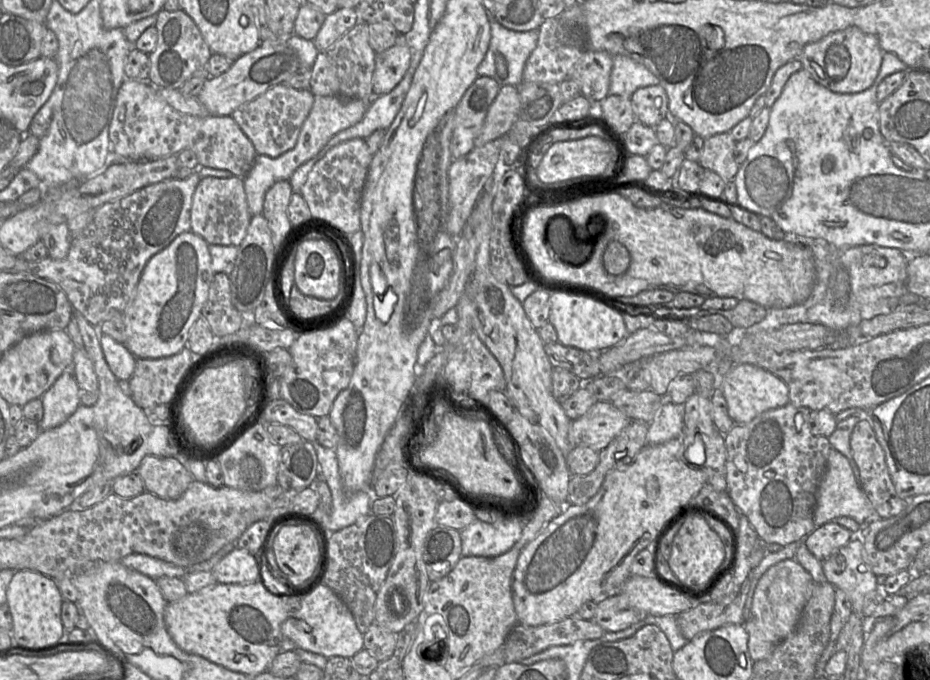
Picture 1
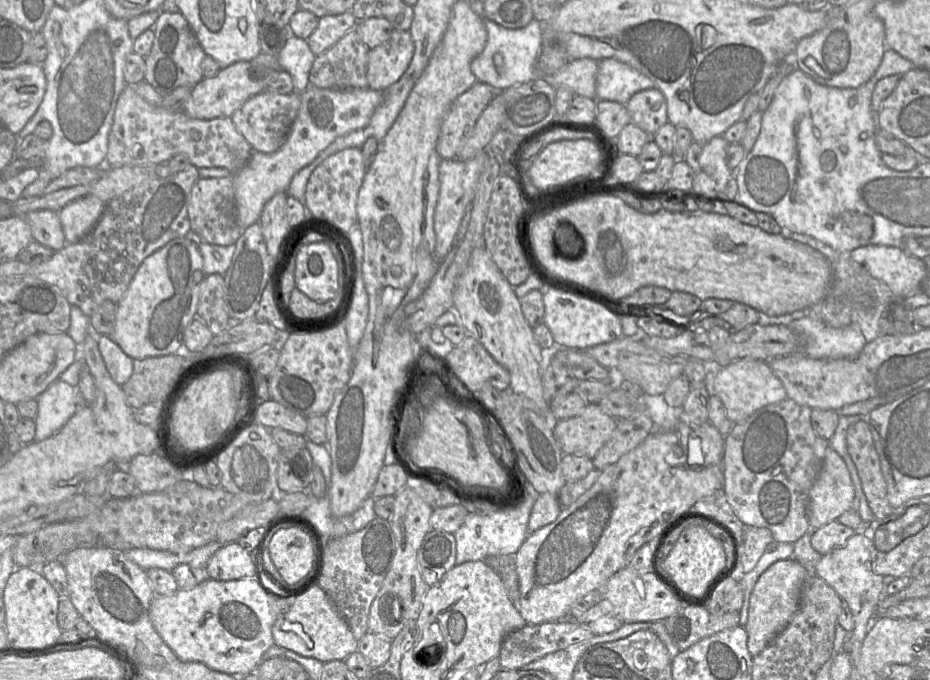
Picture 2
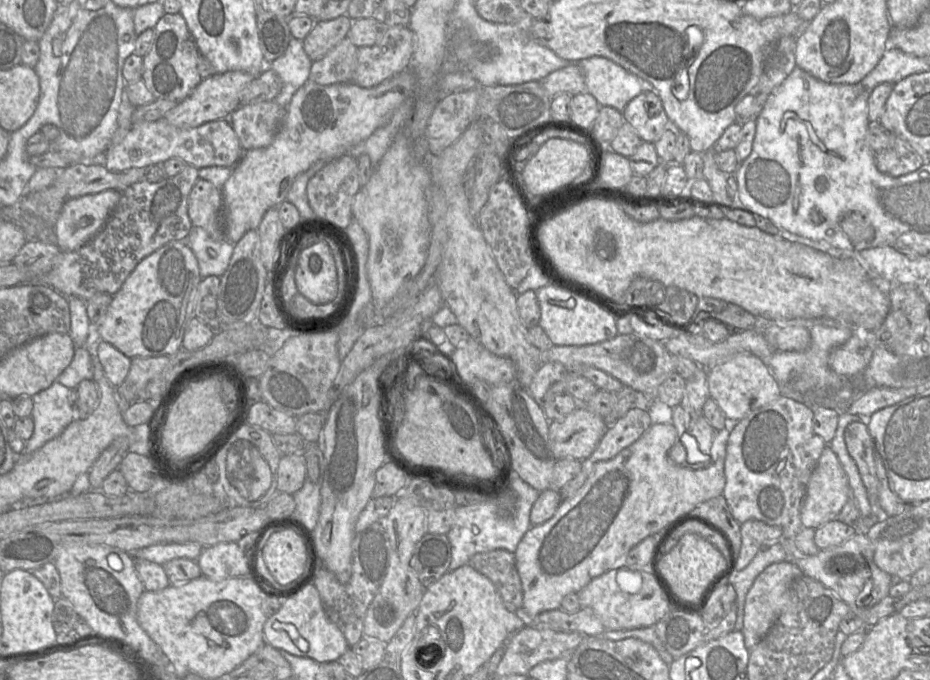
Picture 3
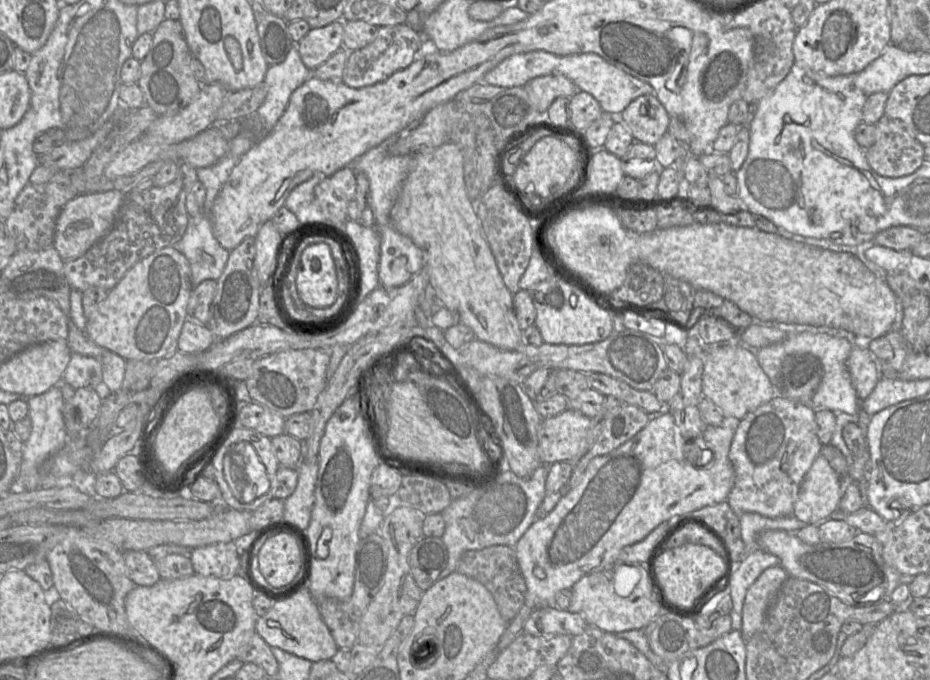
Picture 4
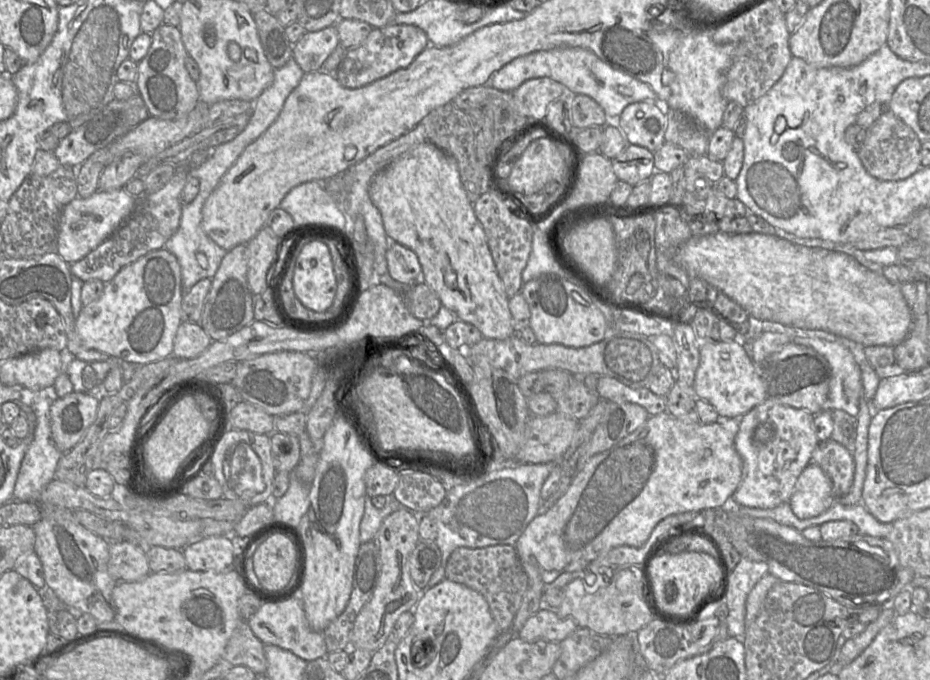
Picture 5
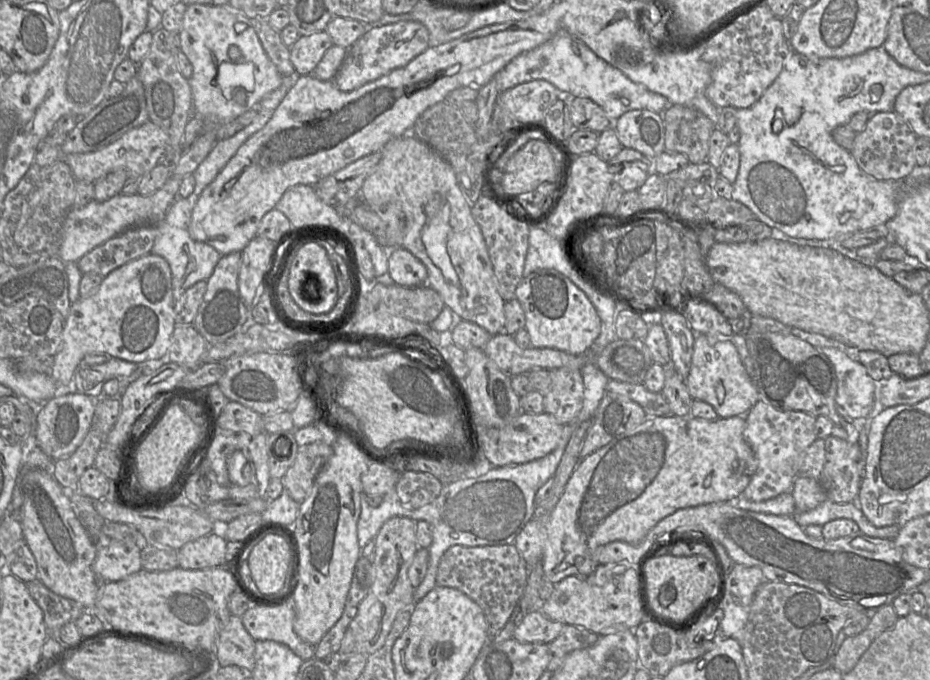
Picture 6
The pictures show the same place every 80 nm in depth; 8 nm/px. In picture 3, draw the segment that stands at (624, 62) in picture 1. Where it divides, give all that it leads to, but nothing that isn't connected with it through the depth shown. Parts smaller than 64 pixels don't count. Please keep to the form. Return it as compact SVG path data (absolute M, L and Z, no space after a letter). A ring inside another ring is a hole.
M593 56L577 62L590 93L600 106L623 111L626 105L645 91L654 91L648 81L628 72L610 59Z

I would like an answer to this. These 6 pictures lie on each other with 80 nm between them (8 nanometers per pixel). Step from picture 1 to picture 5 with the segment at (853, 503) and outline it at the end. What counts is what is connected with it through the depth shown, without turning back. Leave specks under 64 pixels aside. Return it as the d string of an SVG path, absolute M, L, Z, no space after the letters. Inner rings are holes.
M809 463L799 475L789 504L798 519L819 516L836 501L832 483L820 466Z

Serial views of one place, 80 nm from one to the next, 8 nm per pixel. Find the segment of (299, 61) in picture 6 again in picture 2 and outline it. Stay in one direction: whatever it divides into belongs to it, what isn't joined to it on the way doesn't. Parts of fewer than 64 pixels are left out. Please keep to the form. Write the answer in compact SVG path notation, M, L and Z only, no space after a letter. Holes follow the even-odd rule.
M351 11L319 18L316 29L306 40L310 50L315 56L324 53L354 28L357 22Z

